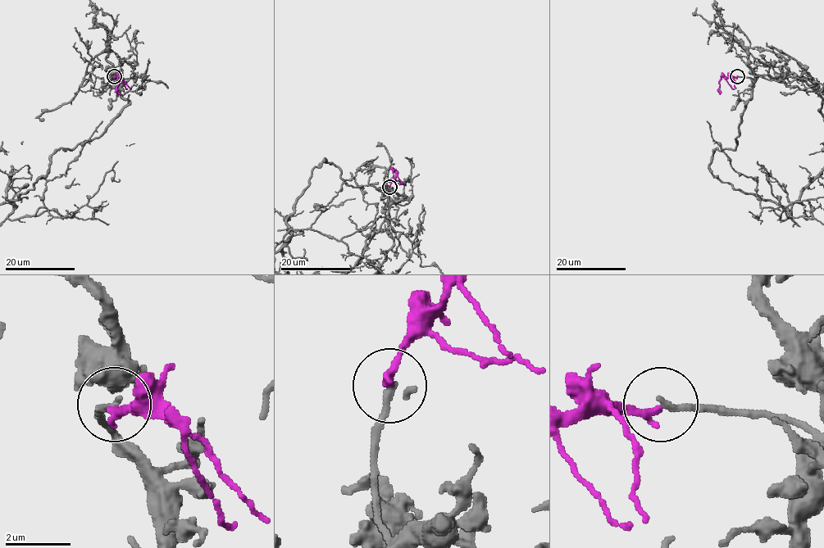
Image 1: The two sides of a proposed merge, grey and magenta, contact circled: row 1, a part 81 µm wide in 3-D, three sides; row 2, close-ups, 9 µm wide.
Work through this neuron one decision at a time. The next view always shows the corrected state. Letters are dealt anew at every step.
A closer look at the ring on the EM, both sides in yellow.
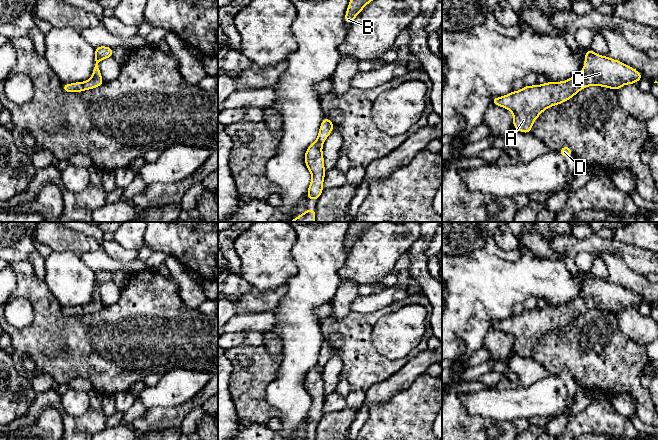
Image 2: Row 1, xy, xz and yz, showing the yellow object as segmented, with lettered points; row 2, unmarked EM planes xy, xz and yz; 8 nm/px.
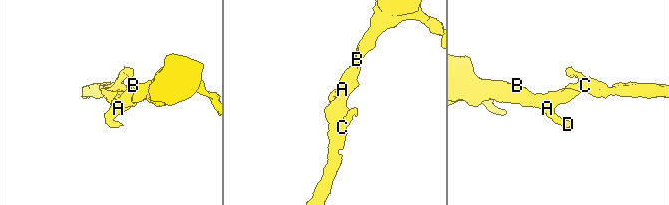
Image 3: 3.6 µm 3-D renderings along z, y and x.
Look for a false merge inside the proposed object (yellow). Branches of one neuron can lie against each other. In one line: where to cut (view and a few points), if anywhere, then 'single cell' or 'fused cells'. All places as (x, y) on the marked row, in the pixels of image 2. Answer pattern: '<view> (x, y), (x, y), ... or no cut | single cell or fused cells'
no cut | single cell

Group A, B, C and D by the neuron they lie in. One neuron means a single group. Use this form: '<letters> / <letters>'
A B C D

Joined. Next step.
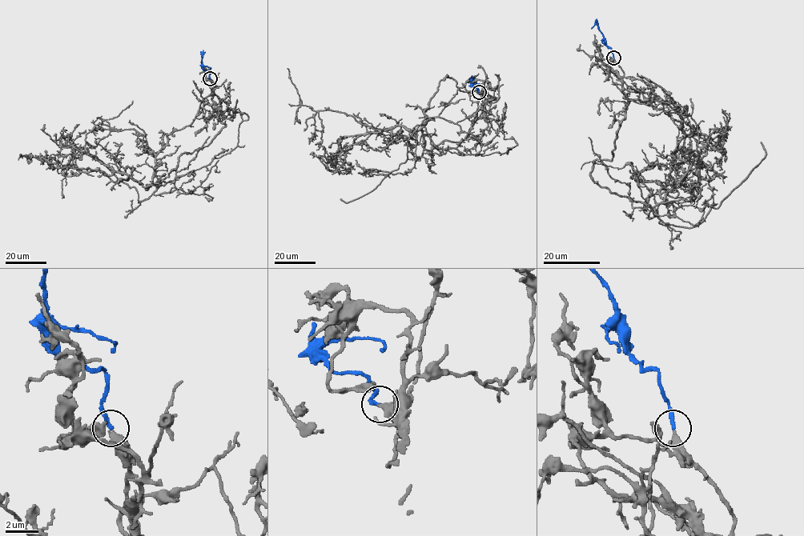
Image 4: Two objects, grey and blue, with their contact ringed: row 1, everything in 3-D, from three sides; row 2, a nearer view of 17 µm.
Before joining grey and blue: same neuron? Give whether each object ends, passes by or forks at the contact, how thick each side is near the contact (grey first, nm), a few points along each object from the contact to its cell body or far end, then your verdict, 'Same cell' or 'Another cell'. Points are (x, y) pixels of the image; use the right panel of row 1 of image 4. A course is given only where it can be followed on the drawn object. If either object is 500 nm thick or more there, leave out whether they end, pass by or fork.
At the ring grey passes by. At the ring blue ends. Thickness 240 nm (grey) against 200 nm. Course of grey: (613, 58), (626, 115), (590, 178), (666, 206), (665, 186), (629, 164), (580, 169). Course of blue: (613, 58), (599, 27), (596, 24), (591, 29). Same cell

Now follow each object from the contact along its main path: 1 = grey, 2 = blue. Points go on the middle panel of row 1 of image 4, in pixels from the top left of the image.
1: (479, 91), (485, 102), (494, 97), (461, 91), (447, 75), (418, 130), (374, 130), (303, 105), (287, 68)
2: (479, 91), (471, 85), (472, 76)

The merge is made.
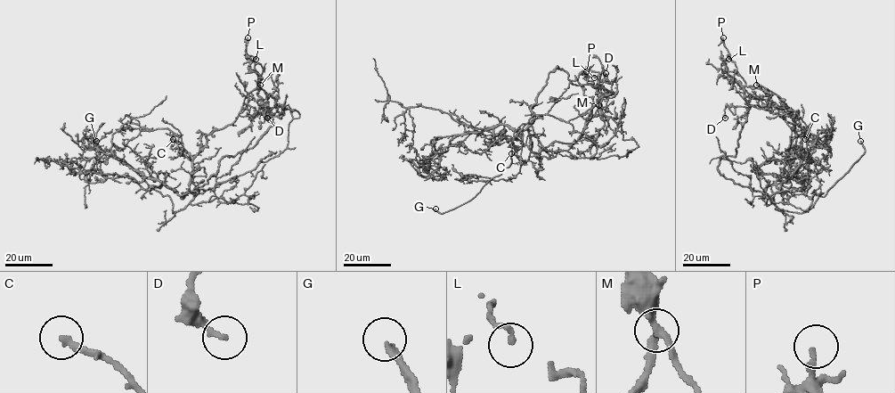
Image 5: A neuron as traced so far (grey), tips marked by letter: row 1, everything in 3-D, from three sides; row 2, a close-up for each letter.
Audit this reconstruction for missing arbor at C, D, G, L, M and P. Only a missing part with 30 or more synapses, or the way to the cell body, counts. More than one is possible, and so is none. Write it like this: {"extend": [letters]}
{"extend": ["C", "G", "M"]}

